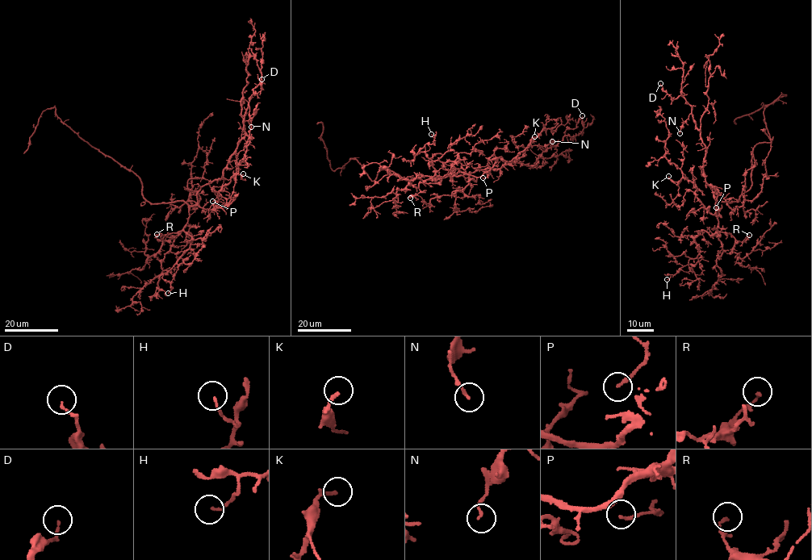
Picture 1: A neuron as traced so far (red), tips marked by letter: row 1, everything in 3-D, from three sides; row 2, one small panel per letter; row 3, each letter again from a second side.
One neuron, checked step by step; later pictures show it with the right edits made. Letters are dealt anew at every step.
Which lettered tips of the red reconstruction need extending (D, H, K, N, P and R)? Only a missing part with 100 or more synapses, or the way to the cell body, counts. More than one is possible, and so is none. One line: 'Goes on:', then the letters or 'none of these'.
Goes on: none of these

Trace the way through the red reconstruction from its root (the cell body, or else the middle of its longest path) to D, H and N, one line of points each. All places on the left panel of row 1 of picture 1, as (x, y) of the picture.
D: (170, 202), (194, 206), (197, 192), (222, 177), (244, 135), (244, 112), (253, 89), (261, 89), (261, 79)
H: (170, 202), (187, 205), (183, 230), (192, 240), (162, 275), (172, 287), (168, 293)
N: (170, 202), (182, 201), (194, 206), (197, 192), (222, 177), (244, 135), (248, 105), (251, 127)

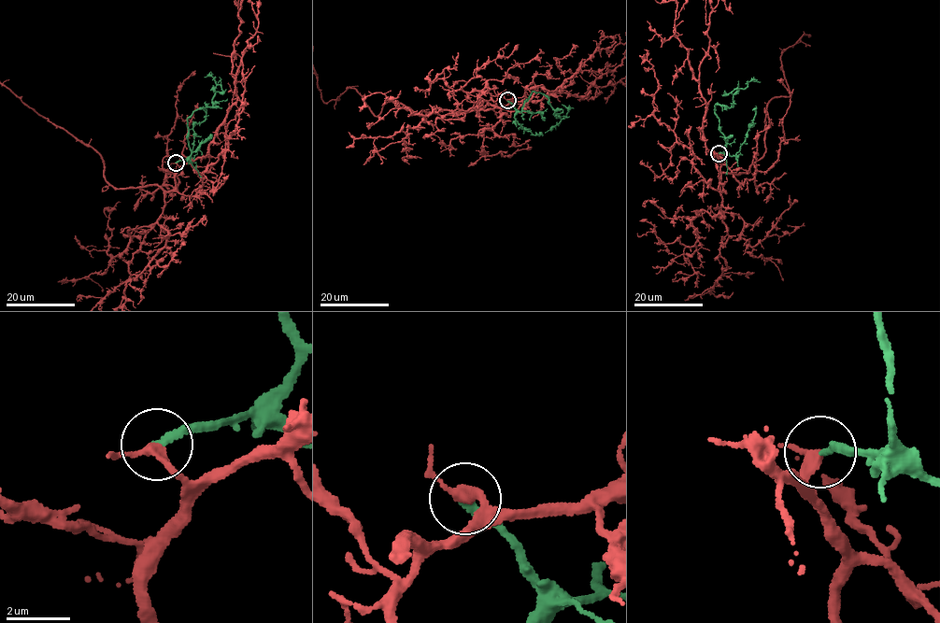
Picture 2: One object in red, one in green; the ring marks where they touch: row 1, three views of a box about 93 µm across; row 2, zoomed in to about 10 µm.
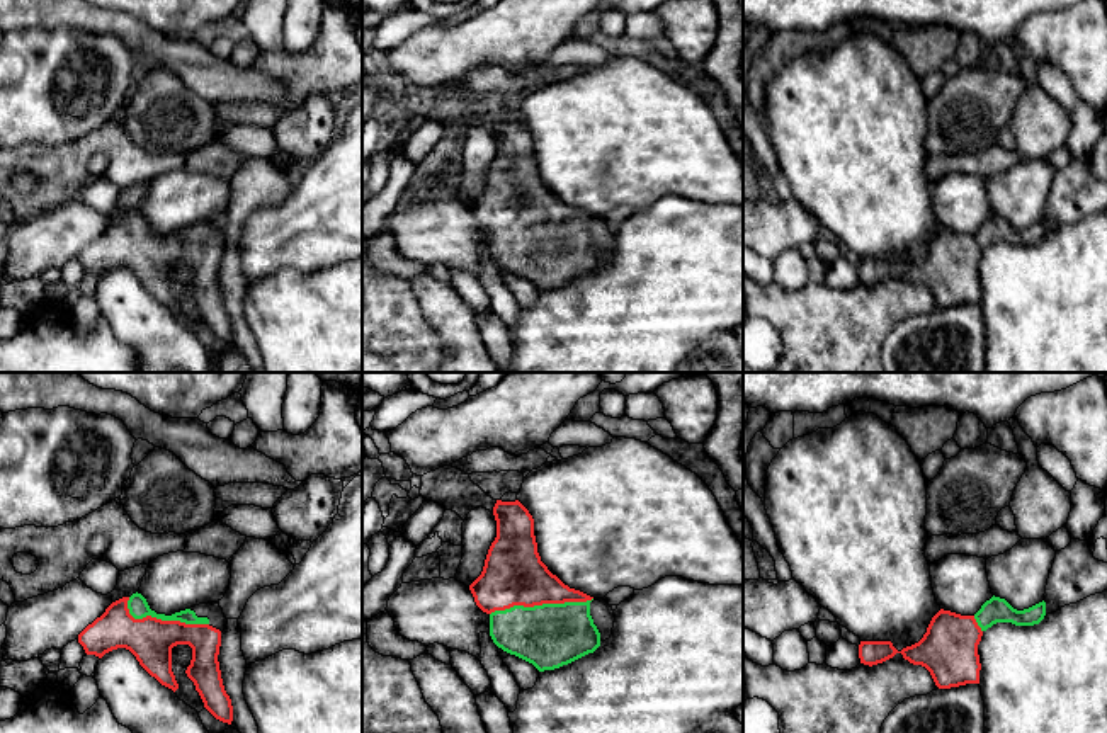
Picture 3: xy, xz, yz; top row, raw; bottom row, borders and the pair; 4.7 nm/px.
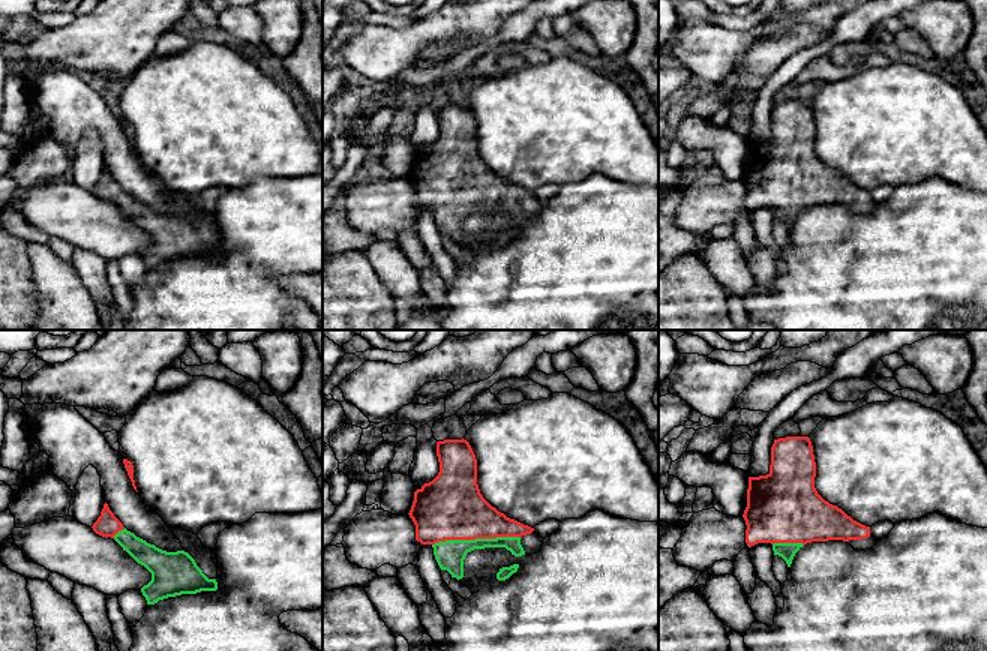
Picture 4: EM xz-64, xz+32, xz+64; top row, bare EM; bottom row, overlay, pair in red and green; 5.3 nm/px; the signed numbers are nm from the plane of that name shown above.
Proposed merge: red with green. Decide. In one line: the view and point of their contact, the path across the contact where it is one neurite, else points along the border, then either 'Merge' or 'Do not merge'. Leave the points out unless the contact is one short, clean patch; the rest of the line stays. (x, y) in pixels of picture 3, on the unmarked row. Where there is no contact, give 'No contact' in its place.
Touches red at xz (541, 223). Merge

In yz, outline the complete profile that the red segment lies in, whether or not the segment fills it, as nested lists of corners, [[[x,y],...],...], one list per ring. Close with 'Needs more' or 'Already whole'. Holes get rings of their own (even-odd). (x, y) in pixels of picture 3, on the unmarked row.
[[[993,214],[974,235],[940,228],[923,257],[901,270],[891,260],[860,260],[859,277],[860,282],[872,286],[901,272],[910,282],[925,286],[939,308],[979,303],[978,264],[983,252],[996,241],[1034,245],[1044,235],[1044,219],[1017,230],[1005,218]]]. Needs more

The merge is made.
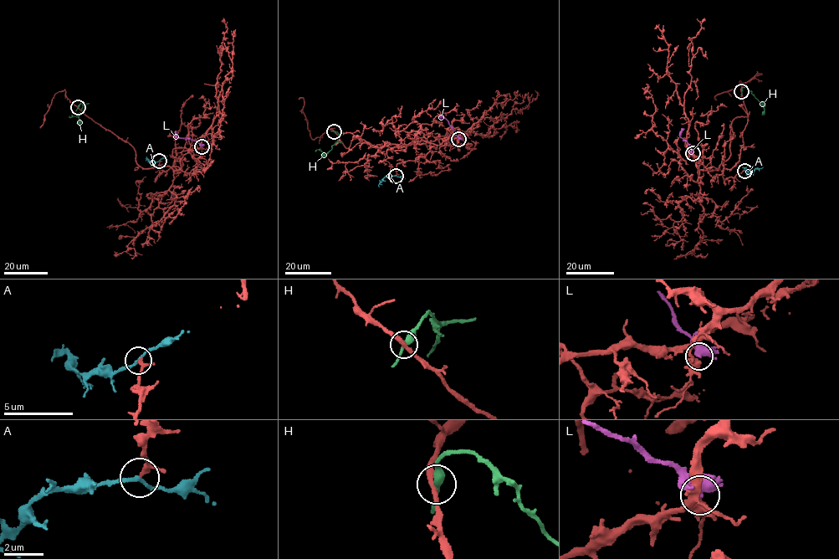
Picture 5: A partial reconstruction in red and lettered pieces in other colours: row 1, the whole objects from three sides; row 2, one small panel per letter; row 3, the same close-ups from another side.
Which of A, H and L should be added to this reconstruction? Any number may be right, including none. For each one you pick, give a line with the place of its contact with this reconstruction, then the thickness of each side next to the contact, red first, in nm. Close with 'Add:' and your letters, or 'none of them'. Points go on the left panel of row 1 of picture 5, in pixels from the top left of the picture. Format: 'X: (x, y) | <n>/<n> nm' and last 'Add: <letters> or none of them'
A: (159, 161) | 170/160 nm
Add: A

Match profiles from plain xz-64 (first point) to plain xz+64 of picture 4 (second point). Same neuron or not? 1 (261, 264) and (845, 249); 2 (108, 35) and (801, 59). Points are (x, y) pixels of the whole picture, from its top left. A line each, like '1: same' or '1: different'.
1: same
2: different

